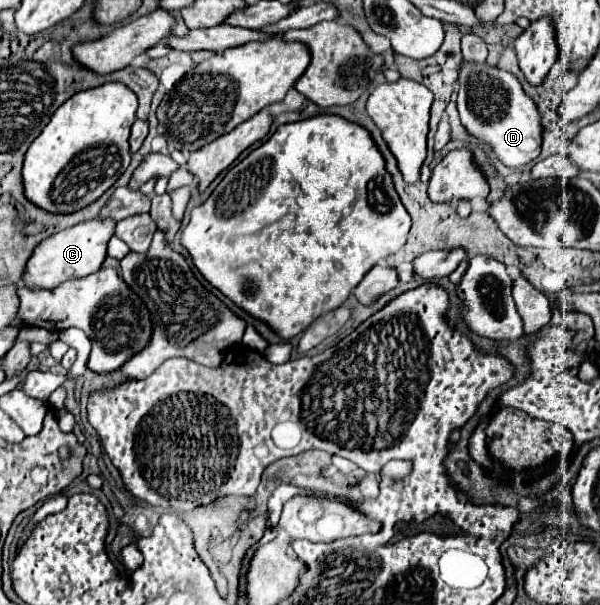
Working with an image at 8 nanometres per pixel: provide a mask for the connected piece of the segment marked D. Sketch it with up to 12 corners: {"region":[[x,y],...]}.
{"region":[[463,62],[457,110],[509,168],[539,156],[543,116],[515,74]]}

